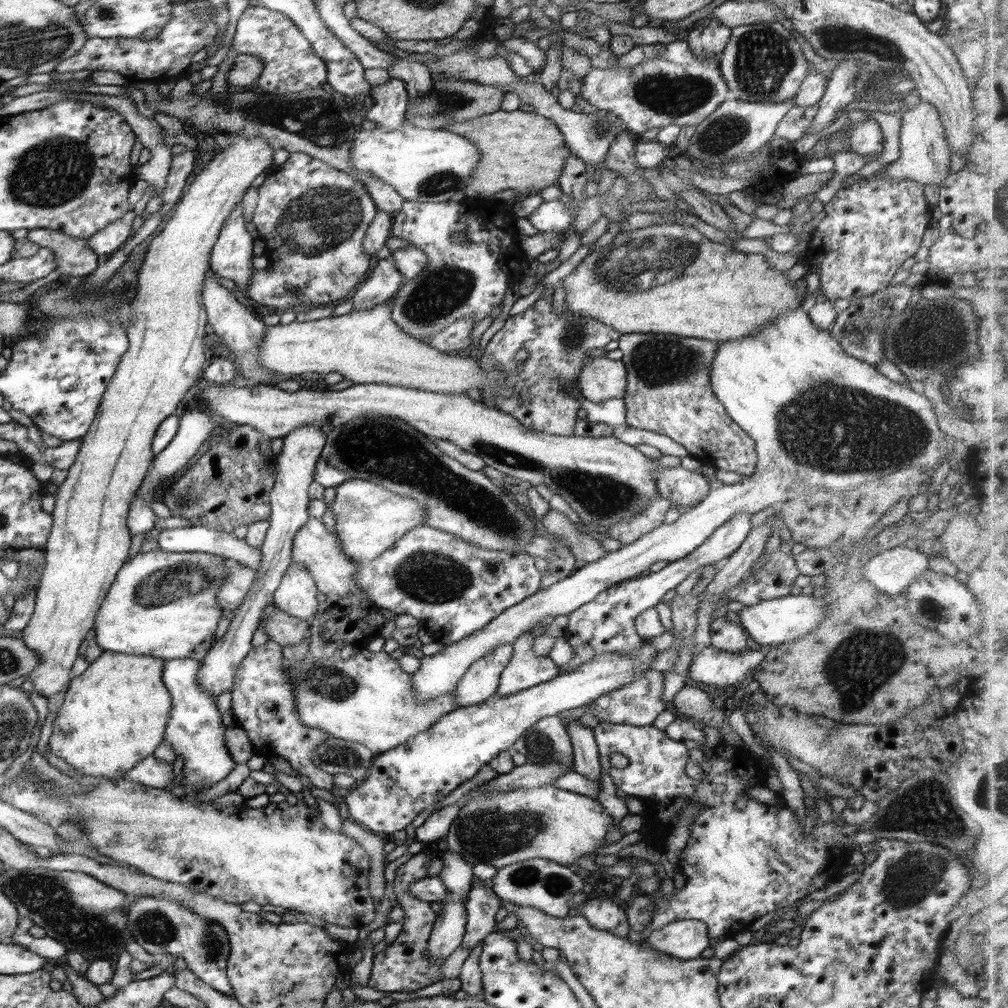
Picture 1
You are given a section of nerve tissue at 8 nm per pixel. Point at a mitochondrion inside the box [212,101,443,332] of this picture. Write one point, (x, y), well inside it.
(314, 224)

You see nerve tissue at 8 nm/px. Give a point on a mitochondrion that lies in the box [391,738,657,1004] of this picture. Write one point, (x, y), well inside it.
(492, 833)

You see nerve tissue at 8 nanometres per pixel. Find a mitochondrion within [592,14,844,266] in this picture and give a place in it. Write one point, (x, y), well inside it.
(764, 57)

